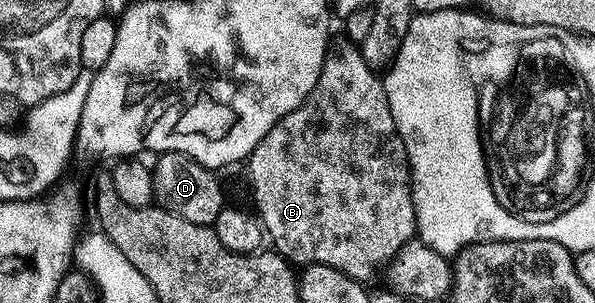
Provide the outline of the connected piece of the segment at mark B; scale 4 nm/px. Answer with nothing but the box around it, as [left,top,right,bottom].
[249,39,417,283]

